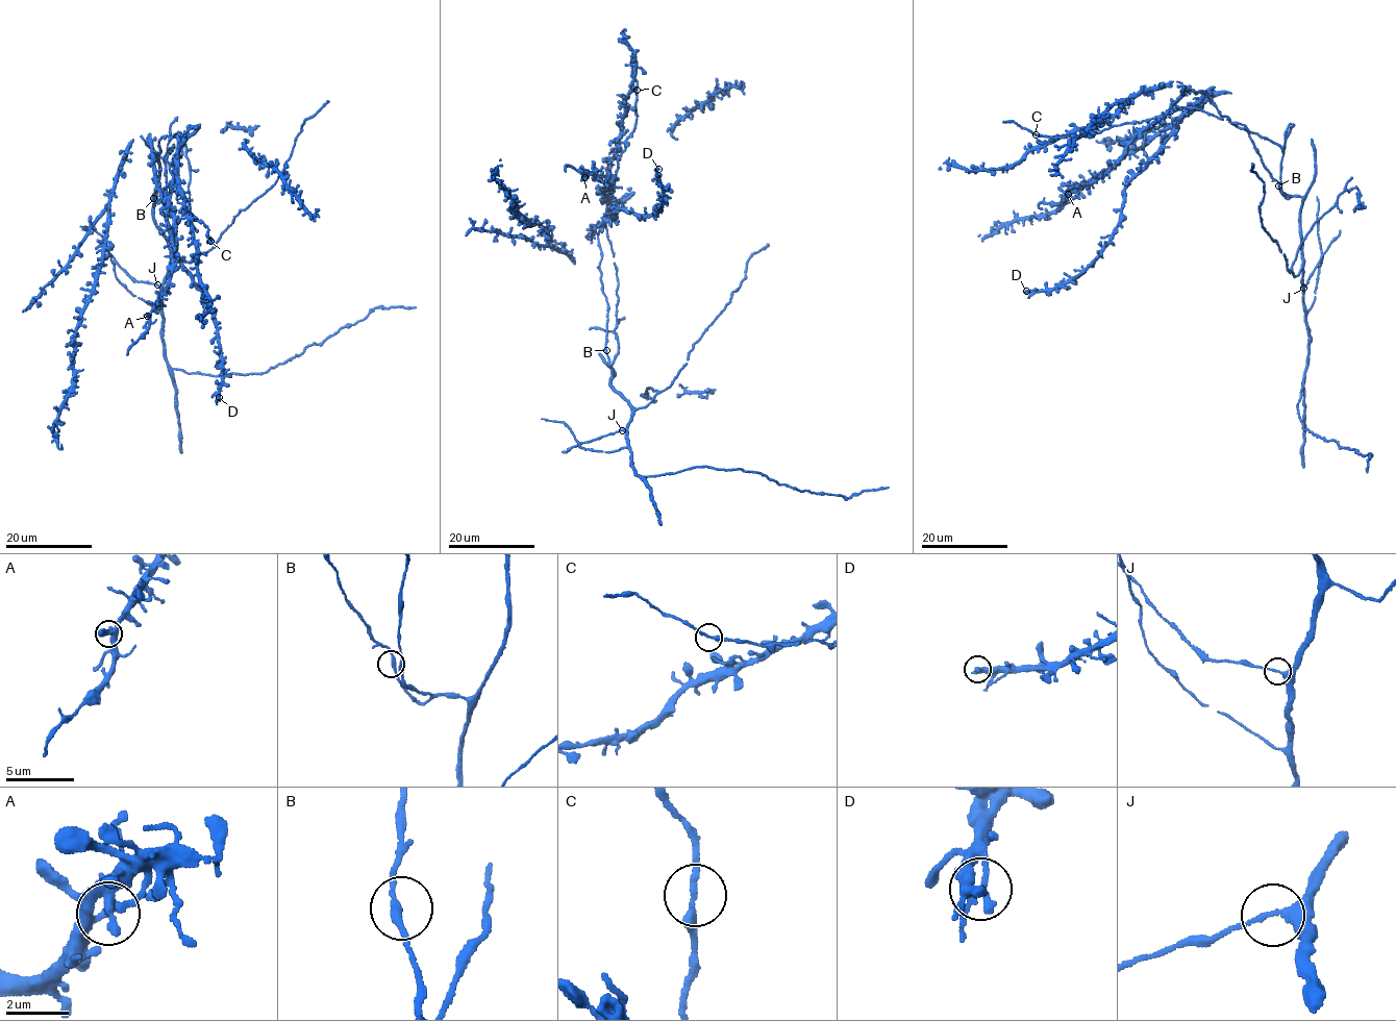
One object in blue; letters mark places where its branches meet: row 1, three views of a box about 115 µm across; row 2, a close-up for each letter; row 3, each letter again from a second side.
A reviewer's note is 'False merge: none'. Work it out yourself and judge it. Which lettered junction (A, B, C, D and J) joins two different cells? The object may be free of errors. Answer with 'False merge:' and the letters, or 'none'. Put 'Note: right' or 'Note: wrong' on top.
Note: right
False merge: none

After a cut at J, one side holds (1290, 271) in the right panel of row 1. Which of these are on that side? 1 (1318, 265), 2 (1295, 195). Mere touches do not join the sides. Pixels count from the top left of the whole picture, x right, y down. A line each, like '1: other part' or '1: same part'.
1: other part
2: same part

